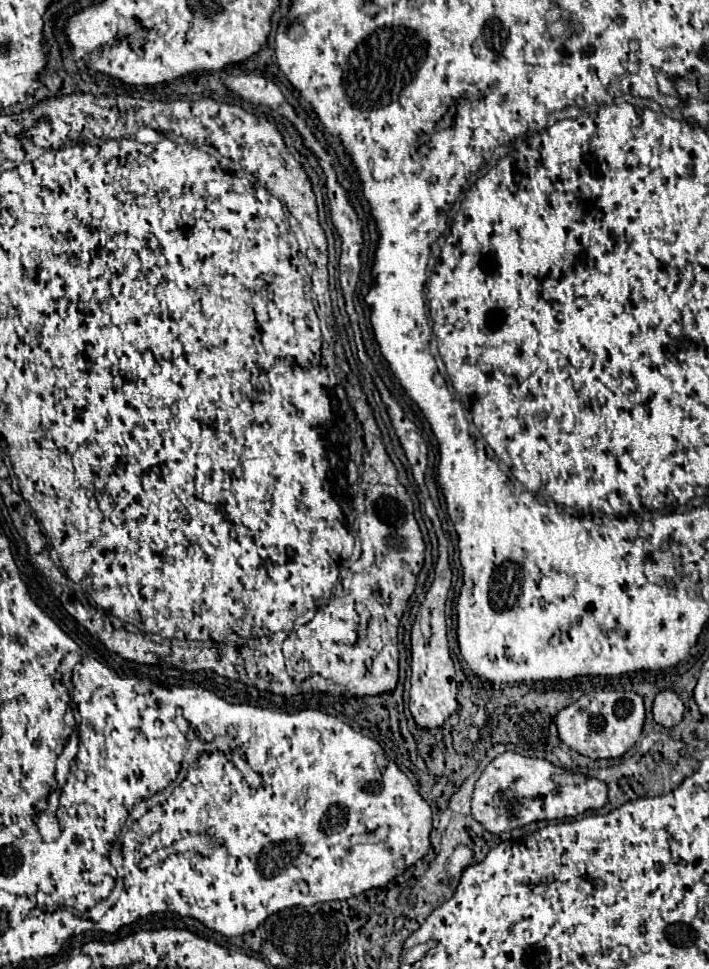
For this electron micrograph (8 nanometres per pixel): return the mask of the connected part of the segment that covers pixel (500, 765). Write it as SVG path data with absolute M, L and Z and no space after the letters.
M505 751L487 765L475 783L471 813L487 831L503 833L533 821L571 819L585 813L587 809L599 809L605 803L607 787L599 779L565 771L545 759L531 759L513 751Z

